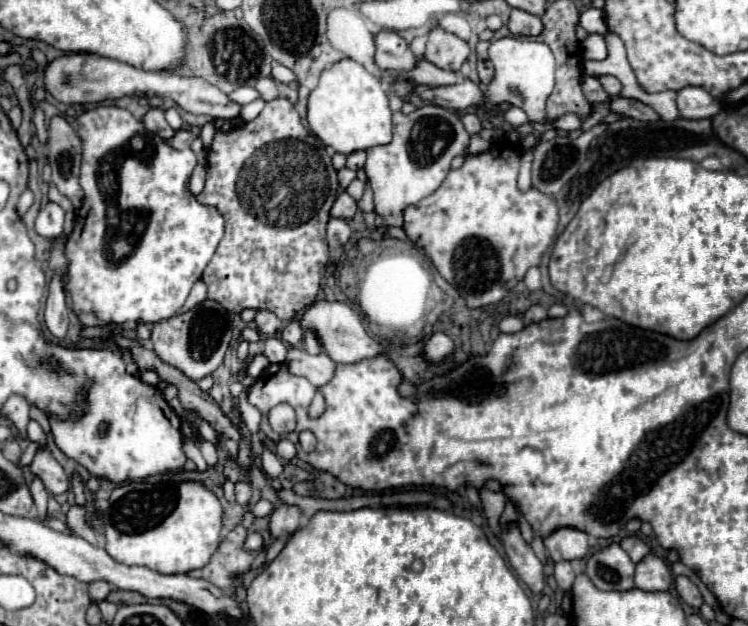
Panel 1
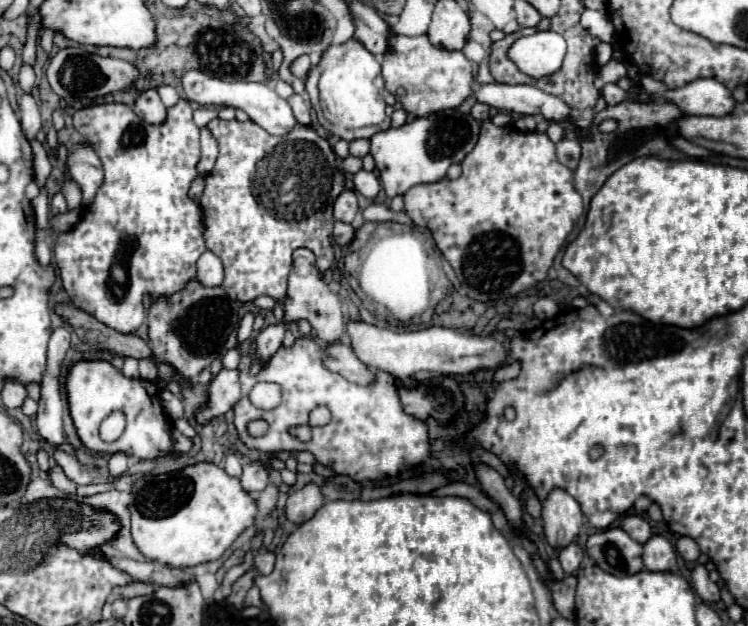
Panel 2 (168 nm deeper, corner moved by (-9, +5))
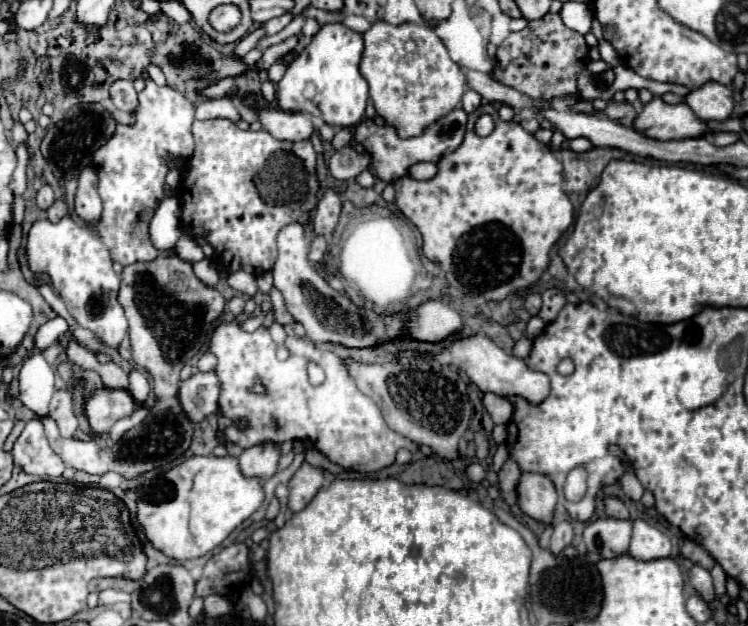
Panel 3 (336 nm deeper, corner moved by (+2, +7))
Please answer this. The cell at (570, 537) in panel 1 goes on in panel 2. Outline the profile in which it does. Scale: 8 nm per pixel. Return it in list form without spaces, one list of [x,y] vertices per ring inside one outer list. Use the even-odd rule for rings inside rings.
[[[553,488],[551,494],[543,500],[543,530],[545,538],[555,548],[565,548],[579,536],[583,524],[583,512],[575,498],[563,488]]]

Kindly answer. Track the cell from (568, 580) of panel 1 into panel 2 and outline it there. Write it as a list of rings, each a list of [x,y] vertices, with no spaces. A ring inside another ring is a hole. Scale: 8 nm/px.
[[[571,542],[569,546],[559,550],[559,560],[561,560],[565,574],[575,574],[583,560],[583,548],[577,542]]]

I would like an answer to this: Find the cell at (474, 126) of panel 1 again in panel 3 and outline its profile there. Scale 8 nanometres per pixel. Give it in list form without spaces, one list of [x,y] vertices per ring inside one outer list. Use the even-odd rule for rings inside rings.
[[[468,90],[468,92],[464,94],[464,98],[462,98],[462,108],[464,108],[468,114],[474,112],[480,104],[482,104],[482,96],[480,96],[478,92],[474,92],[474,90]]]

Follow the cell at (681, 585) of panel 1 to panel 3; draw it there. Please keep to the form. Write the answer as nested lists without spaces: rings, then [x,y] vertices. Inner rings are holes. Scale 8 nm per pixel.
[[[692,566],[692,570],[690,570],[690,584],[694,586],[694,590],[696,590],[704,600],[712,600],[712,598],[714,598],[714,588],[712,588],[710,572],[704,570],[702,566]]]

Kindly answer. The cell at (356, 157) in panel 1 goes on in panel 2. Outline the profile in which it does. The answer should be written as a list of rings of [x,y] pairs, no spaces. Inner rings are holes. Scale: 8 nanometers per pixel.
[[[359,138],[359,140],[351,140],[351,142],[349,142],[349,154],[351,154],[351,156],[363,158],[367,152],[369,152],[369,140]]]

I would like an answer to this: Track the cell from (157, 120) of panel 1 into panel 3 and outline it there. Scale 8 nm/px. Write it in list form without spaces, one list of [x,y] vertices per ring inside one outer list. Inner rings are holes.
[[[116,80],[110,86],[110,96],[116,108],[124,110],[124,112],[136,112],[138,108],[138,92],[134,90],[134,82],[132,80]]]

